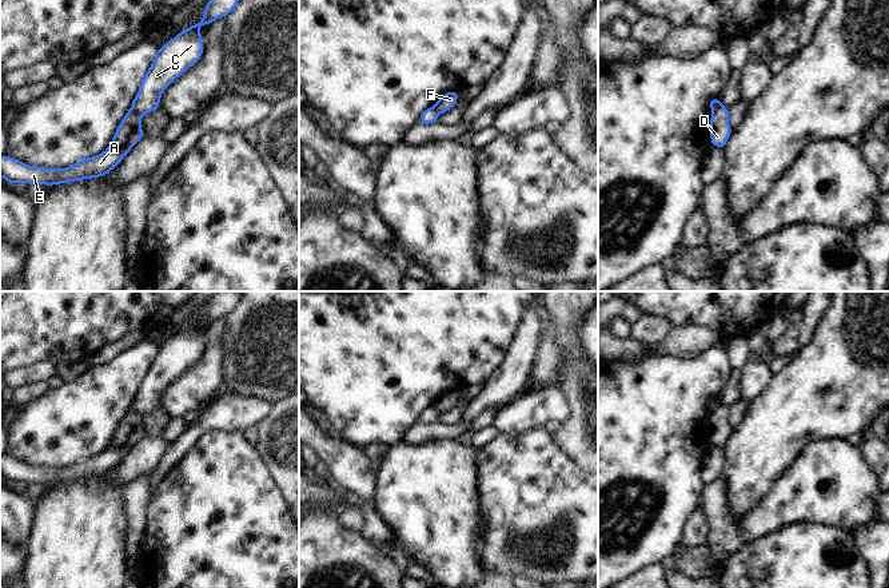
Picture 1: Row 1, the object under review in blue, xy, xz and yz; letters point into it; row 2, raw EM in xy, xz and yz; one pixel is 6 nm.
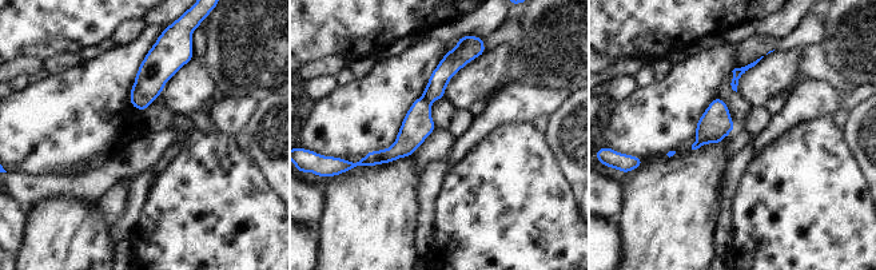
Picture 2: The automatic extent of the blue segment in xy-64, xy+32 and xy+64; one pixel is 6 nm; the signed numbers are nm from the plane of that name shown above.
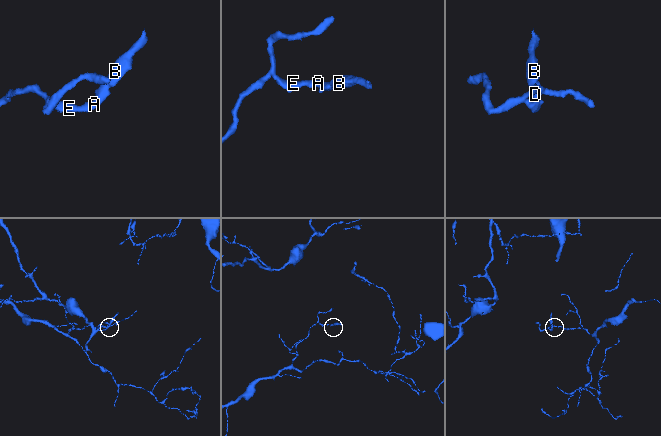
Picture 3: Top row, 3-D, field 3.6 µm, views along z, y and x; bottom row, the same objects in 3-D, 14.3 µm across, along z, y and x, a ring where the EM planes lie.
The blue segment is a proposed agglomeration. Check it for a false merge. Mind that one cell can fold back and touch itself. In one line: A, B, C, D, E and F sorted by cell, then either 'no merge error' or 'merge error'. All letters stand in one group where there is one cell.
A D E / B C F | merge error

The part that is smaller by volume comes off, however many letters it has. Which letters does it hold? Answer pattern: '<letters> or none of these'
B, C, F

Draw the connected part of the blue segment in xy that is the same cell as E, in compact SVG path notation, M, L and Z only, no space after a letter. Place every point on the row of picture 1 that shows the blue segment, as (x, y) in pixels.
M129 108L120 120L109 146L100 154L80 159L65 168L29 166L8 155L0 156L0 176L8 184L56 186L76 180L104 178L116 168L124 156L144 138L141 116Z

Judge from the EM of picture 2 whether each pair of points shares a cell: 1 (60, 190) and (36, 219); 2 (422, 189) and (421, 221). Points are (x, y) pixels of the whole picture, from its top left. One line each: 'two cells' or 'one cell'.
1: two cells
2: one cell

